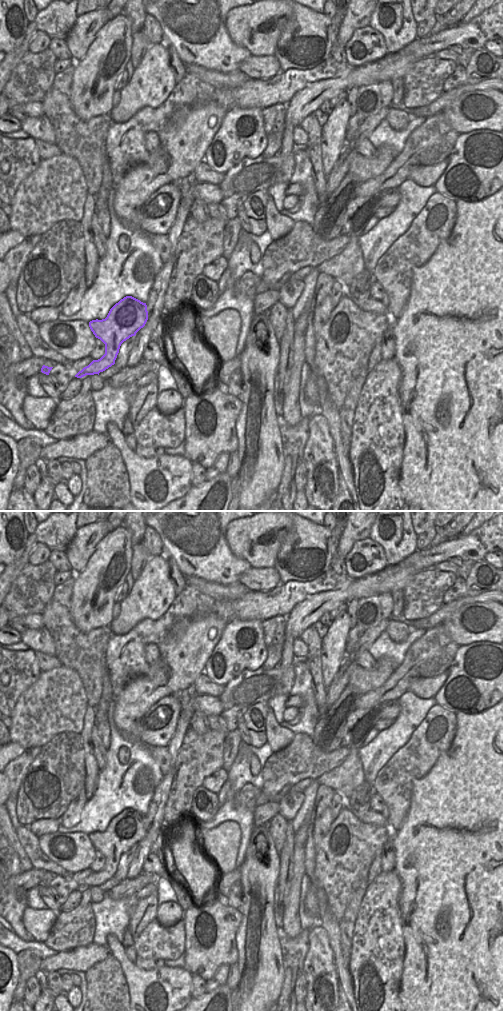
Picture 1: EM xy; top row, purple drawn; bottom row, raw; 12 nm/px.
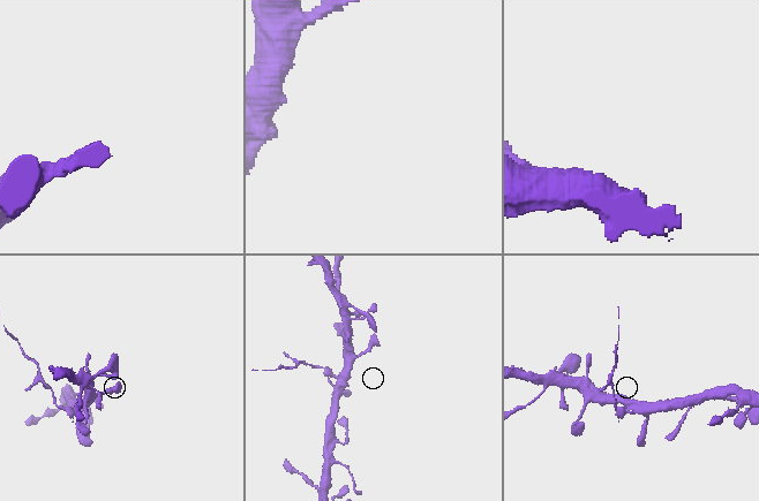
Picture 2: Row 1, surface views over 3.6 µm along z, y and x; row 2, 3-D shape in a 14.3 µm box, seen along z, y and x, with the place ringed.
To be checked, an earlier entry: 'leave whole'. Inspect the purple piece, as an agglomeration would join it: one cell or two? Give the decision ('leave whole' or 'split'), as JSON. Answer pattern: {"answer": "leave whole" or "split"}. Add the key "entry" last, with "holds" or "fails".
{"answer": "split", "entry": "fails"}

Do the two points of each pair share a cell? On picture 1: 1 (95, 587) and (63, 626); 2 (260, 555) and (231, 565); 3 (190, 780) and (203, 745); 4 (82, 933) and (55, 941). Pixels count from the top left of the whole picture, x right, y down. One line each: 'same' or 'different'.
1: different
2: different
3: same
4: same

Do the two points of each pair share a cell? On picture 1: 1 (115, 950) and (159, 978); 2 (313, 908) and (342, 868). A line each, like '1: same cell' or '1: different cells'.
1: same cell
2: same cell

